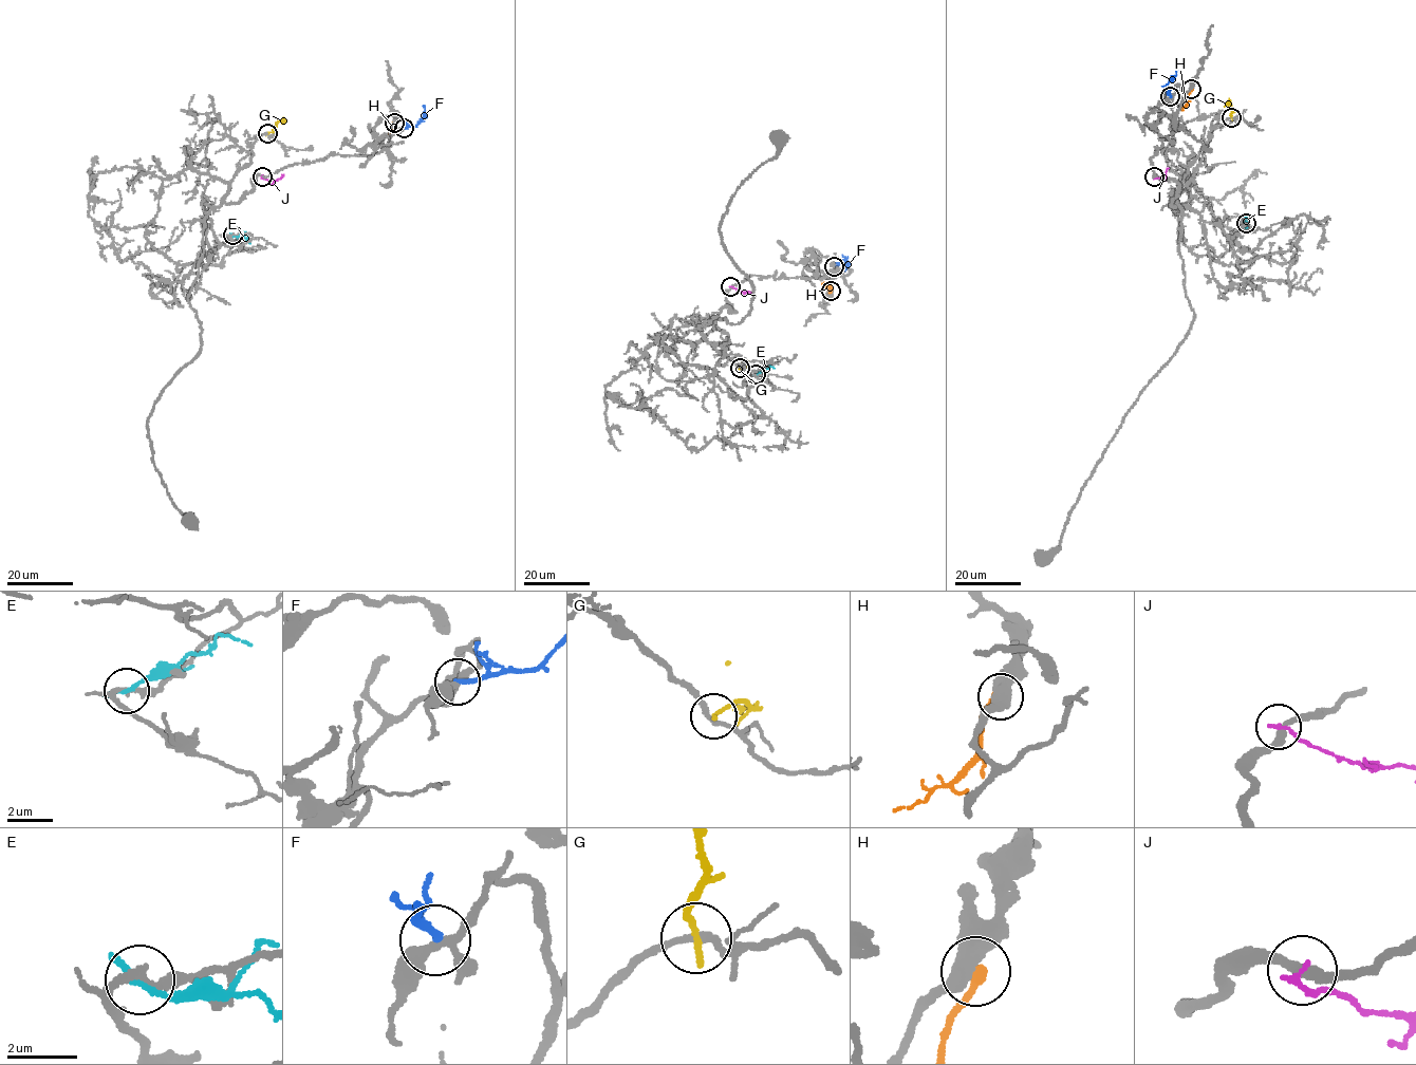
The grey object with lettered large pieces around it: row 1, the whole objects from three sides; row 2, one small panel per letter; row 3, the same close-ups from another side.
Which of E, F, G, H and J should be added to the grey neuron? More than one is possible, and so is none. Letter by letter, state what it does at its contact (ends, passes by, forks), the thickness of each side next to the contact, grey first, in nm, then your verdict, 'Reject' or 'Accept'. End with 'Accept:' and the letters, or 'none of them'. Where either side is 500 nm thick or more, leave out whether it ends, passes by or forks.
E: It ends there. Thickness 240 nm (grey) against 200 nm. Reject
F: It ends there. Thickness 240 nm (grey) against 200 nm. Reject
G: It ends there. Thickness 190 nm (grey) against 200 nm. Reject
H: Thickness 500 nm (grey) against 320 nm. Reject
J: It ends there. Thickness 280 nm (grey) against 170 nm. Reject
Accept: none of them

